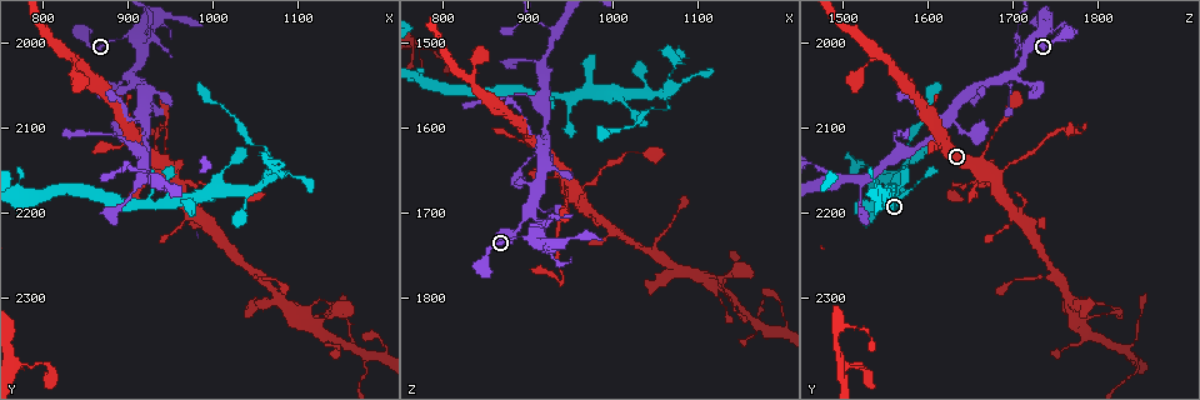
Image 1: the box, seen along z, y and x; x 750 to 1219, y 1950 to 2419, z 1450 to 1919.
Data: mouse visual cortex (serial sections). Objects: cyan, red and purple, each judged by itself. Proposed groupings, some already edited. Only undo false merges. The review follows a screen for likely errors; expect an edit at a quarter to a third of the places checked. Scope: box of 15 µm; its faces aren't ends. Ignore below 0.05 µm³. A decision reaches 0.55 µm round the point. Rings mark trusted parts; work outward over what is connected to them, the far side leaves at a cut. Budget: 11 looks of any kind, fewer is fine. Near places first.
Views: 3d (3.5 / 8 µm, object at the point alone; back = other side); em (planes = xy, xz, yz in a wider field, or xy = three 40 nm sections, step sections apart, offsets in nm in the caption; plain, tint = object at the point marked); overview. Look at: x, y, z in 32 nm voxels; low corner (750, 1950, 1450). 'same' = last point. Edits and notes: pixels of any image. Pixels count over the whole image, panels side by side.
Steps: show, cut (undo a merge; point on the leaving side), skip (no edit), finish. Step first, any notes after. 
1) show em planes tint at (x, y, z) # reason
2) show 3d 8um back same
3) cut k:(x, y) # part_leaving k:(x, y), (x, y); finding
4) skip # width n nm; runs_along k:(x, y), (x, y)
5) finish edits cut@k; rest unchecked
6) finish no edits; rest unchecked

show 3d 8um at (945, 2100, 1780) # thin neck

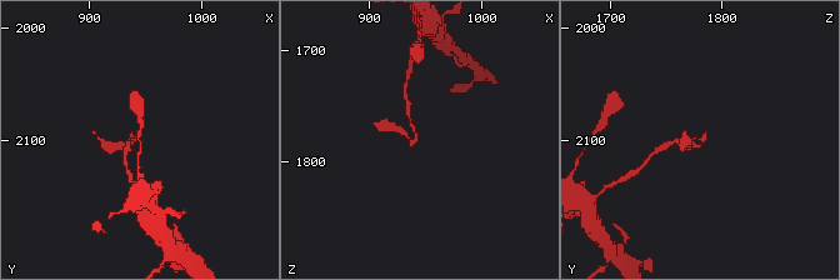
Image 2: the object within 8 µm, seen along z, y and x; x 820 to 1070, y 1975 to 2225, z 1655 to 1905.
show 3d 3.5um at (940, 2100, 1780)

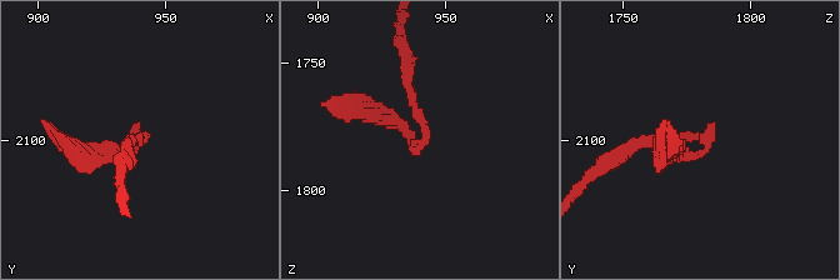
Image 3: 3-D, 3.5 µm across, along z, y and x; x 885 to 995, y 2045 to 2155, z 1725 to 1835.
cut 3:(104, 148) # a second cell is stuck on

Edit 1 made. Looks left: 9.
show 3d 3.5um at (925, 2005, 1710) # three-way junction

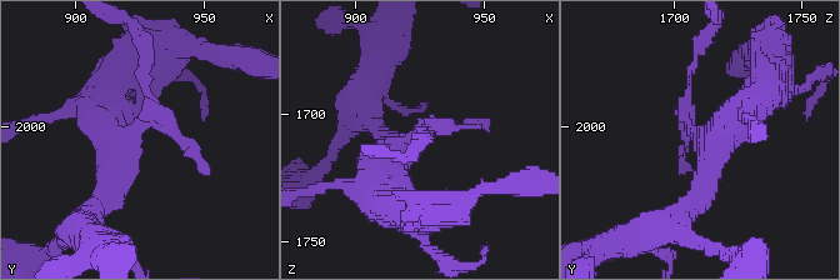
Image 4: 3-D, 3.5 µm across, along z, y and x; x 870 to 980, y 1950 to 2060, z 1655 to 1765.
show em xy step 3 tint at (922, 2004, 1710)

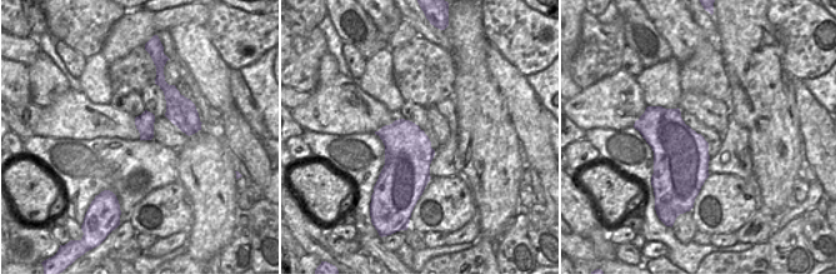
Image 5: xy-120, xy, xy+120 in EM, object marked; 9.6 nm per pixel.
cut 4:(681, 155) # part_leaving 4:(685, 116), (689, 78), (704, 35); two cells meet here

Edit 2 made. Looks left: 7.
show 3d 3.5um at (895, 2105, 1655) # abrupt turn

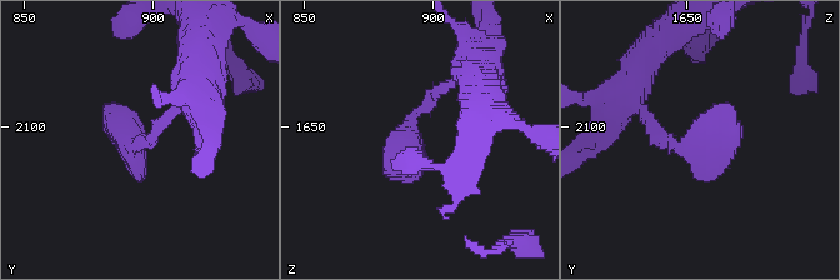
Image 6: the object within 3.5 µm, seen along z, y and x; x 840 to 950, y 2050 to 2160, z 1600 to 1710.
skip # runs_along 6:(445, 86), (384, 164); all the same cell

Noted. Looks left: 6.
show 3d 3.5um at (940, 2190, 1565) # sharp bend

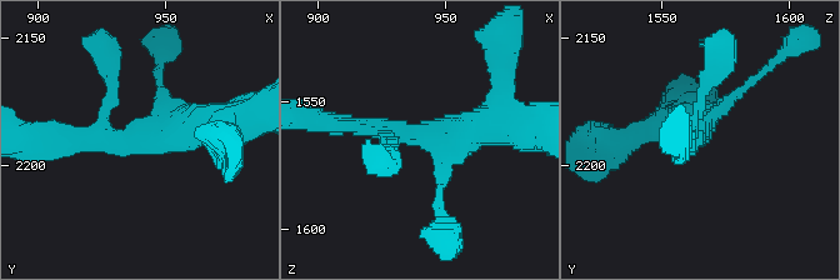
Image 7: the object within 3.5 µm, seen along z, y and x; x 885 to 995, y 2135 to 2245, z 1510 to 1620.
show em xy step 2 tint at (942, 2191, 1561) # arms 3; arm_widths 200, 250, 500 nm; shape alone is not enough

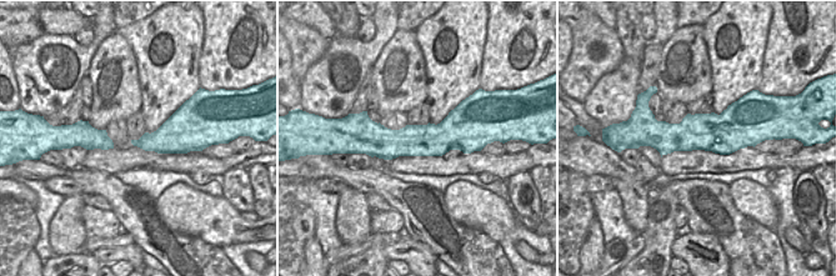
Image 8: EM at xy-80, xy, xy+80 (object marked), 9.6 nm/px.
skip # runs_along 7:(63, 138), (165, 141), (228, 119); one cell here

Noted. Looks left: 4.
finish edits cut@3, cut@4; rest unchecked

